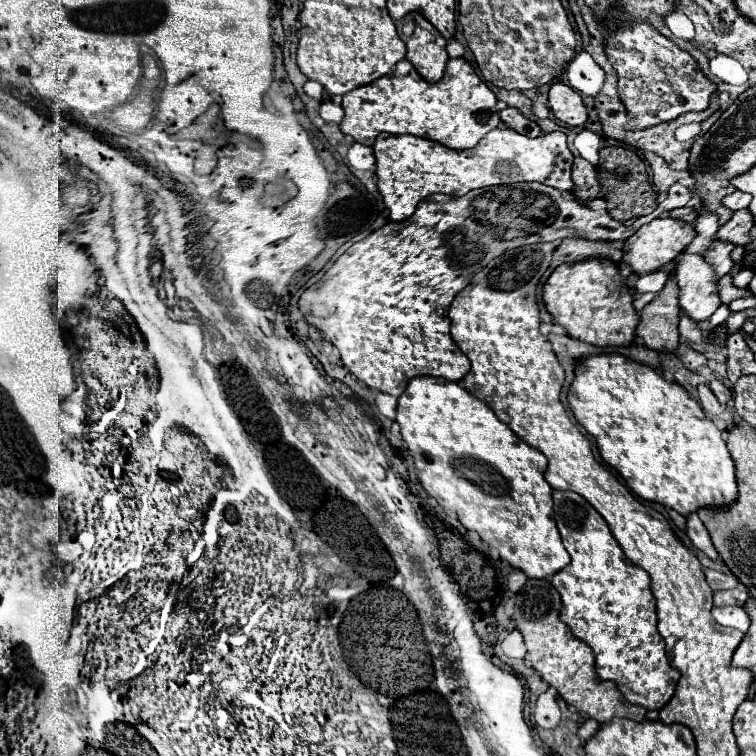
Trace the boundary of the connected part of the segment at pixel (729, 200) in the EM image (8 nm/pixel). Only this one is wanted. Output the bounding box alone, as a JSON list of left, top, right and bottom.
[721,191,751,211]

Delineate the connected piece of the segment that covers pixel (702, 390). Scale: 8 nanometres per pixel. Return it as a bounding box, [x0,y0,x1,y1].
[697,385,723,417]

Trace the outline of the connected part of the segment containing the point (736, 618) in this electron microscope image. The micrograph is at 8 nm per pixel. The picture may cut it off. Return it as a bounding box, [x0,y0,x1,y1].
[711,607,749,633]

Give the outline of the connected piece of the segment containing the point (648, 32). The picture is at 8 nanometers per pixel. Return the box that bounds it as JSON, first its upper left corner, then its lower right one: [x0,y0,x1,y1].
[605,17,717,131]

